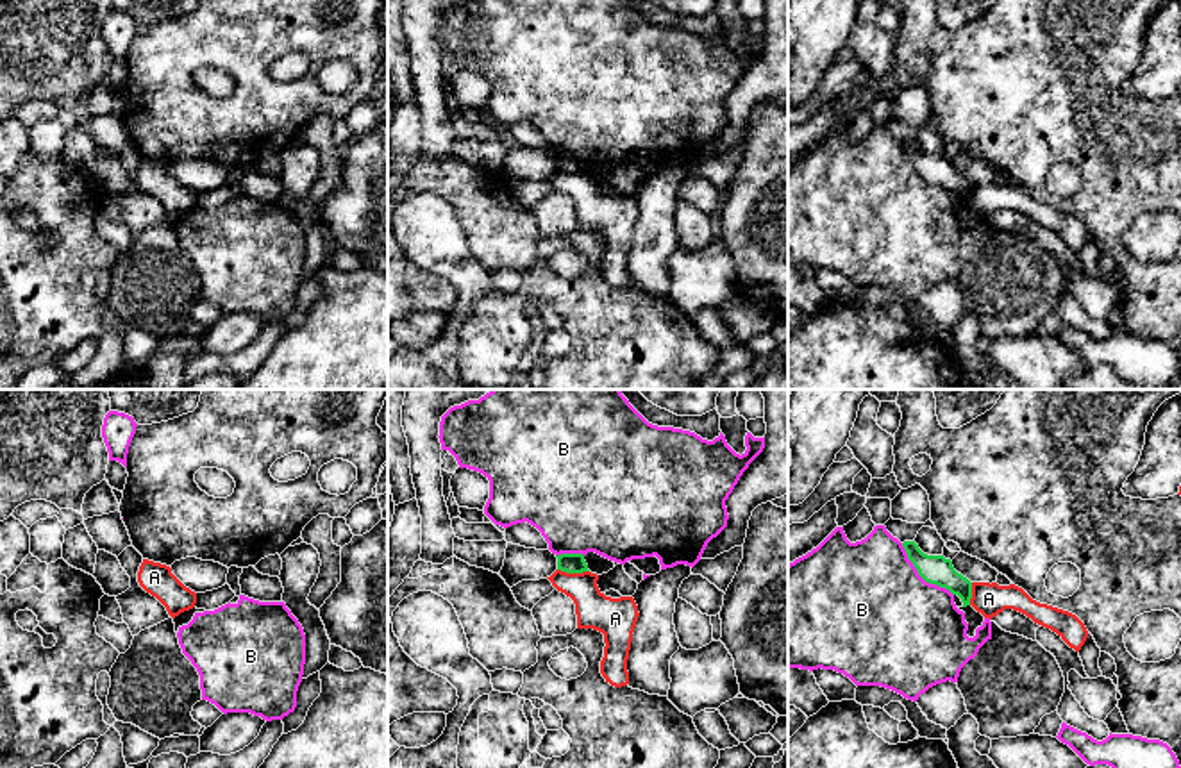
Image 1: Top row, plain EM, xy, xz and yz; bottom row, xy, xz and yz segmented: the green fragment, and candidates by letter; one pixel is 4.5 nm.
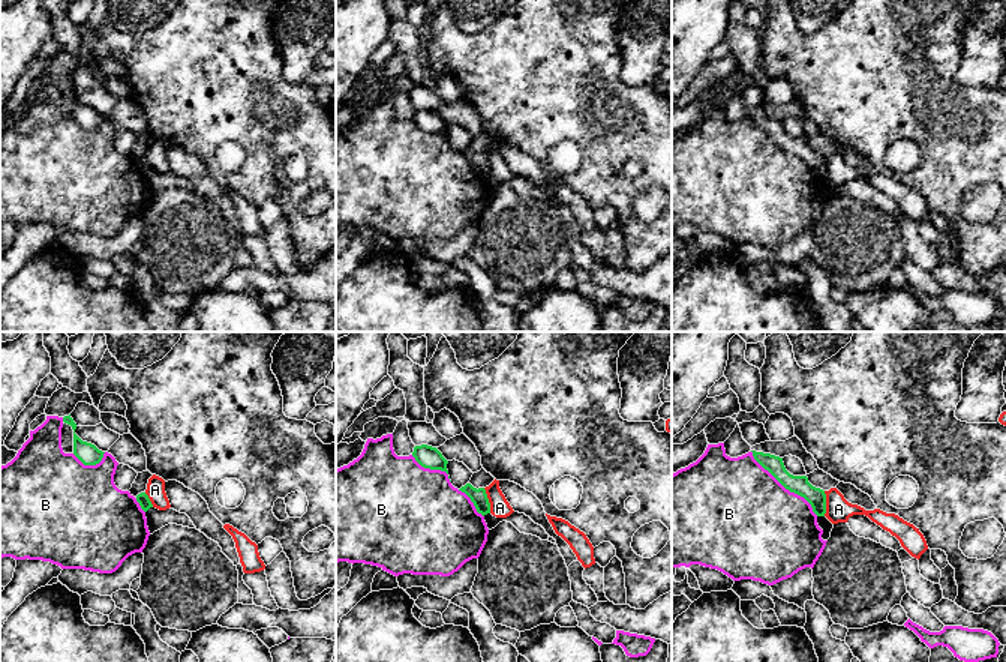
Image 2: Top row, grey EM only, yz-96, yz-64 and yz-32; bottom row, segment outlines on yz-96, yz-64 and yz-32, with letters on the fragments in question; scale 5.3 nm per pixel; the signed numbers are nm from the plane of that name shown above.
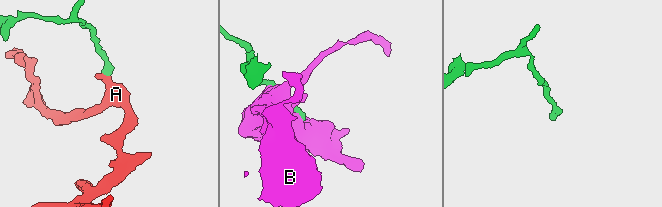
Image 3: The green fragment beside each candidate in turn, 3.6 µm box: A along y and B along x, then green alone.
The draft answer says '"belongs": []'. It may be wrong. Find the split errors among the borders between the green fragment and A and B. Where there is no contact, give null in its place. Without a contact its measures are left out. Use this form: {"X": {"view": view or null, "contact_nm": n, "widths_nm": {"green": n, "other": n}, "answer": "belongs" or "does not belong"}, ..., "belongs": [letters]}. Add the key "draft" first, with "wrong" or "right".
{"draft": "right", "A": {"view": "xz", "contact_nm": 140, "widths_nm": {"green": 100, "other": 170}, "answer": "does not belong"}, "B": {"view": "yz", "contact_nm": 340, "widths_nm": {"green": 130, "other": 500}, "answer": "does not belong"}, "belongs": []}

